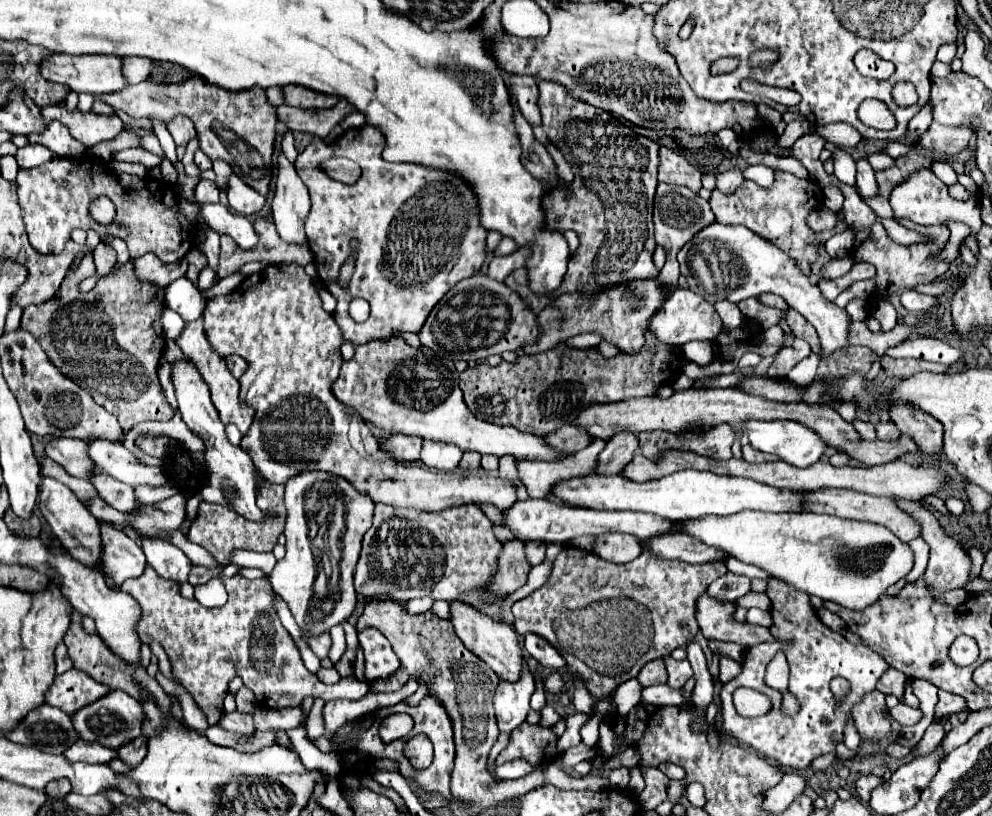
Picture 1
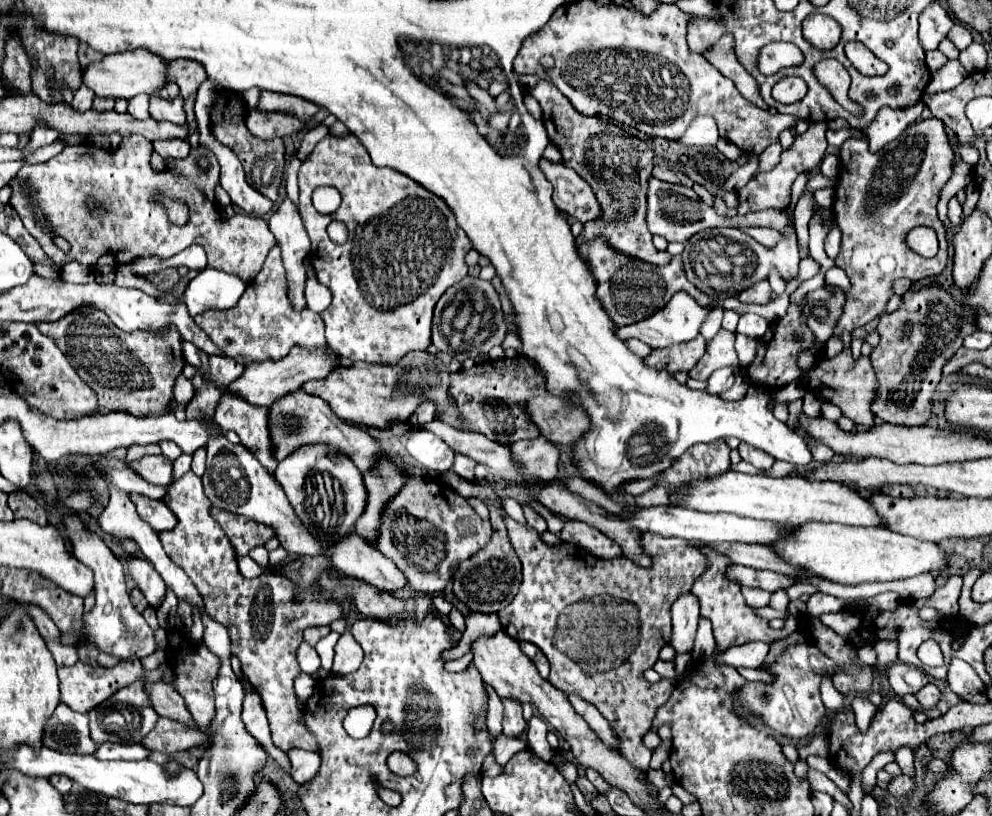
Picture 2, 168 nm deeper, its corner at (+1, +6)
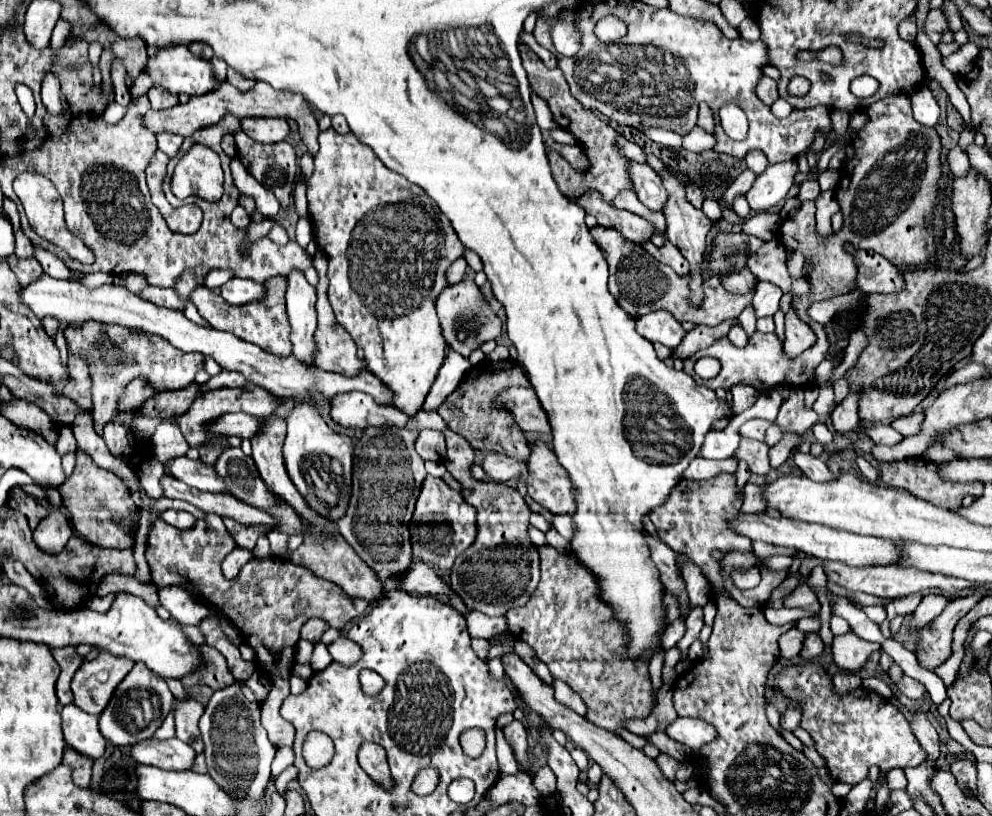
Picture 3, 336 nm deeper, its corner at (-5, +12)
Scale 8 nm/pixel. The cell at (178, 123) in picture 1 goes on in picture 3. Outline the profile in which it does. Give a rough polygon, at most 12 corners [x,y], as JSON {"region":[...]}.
{"region":[[151,87],[147,93],[153,109],[175,107],[179,99],[163,87]]}

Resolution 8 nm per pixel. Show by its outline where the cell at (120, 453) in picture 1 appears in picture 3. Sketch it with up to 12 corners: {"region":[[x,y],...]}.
{"region":[[189,457],[167,461],[169,473],[199,491],[227,491],[215,469]]}

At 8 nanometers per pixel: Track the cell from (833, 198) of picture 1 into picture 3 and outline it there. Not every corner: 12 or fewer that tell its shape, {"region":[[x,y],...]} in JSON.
{"region":[[805,179],[799,199],[815,199],[821,193],[815,179]]}

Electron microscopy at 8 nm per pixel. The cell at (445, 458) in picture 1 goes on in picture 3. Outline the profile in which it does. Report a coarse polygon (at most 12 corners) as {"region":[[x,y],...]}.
{"region":[[419,431],[415,449],[421,459],[443,461],[441,431]]}

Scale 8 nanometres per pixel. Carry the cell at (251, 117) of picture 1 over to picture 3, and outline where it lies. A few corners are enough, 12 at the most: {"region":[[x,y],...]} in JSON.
{"region":[[235,133],[237,155],[285,209],[297,175],[295,149]]}

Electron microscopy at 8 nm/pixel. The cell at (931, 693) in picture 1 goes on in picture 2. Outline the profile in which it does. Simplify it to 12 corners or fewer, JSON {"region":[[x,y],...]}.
{"region":[[905,665],[885,669],[895,695],[917,693],[929,683],[923,669]]}

